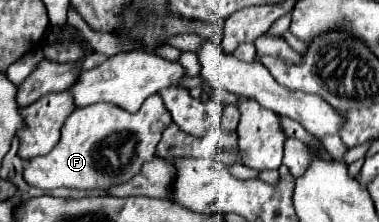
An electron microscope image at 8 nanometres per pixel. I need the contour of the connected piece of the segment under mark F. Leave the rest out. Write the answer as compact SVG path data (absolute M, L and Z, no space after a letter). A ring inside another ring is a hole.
M151 95L137 113L129 113L113 103L97 103L75 109L61 129L61 141L51 153L35 157L25 167L25 181L33 187L51 191L57 187L105 191L113 183L129 181L143 163L157 157L161 133L171 123L171 115L161 95Z

